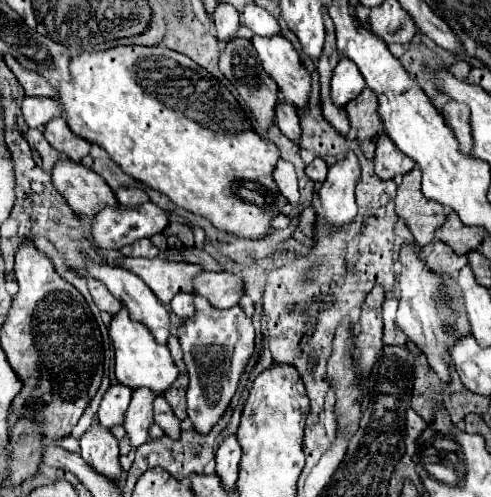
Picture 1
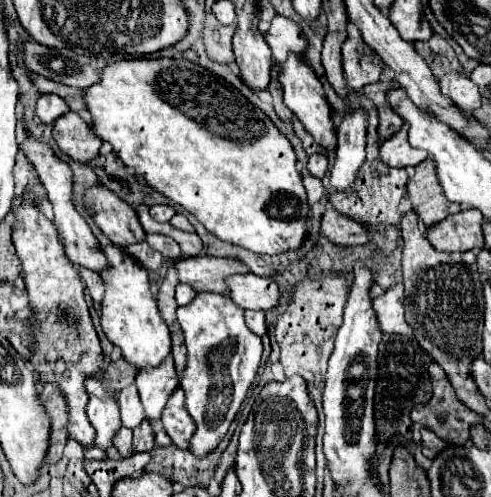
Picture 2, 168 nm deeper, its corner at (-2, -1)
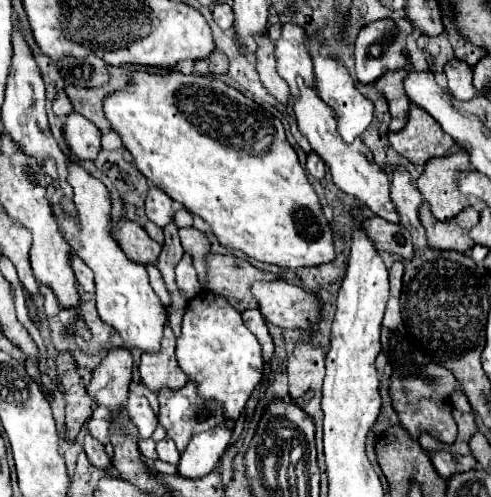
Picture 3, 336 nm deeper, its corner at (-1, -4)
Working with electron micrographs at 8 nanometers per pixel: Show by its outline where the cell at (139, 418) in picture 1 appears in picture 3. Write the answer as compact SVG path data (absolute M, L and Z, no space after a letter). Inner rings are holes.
M167 322L159 352L143 352L139 374L141 374L141 382L149 390L161 390L161 388L179 390L189 382L187 380L189 376L179 368L175 360L175 340L177 338Z

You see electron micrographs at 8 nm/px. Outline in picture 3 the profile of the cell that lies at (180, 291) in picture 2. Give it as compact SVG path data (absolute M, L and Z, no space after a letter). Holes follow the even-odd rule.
M187 252L179 260L179 264L175 268L175 276L177 276L179 290L183 290L187 298L193 298L193 296L197 296L201 292L199 282L197 282L197 272L193 268L193 260L191 260L191 256Z

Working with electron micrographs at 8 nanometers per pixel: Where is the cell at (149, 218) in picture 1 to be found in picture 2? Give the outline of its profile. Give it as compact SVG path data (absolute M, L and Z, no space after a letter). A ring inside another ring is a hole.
M152 205L150 215L152 215L152 219L164 223L164 221L170 221L176 215L176 211L170 205Z

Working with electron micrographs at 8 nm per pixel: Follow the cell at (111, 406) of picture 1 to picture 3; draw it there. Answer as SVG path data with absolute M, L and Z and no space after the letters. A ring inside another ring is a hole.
M131 394L127 400L127 412L129 412L131 420L135 422L135 426L139 428L141 438L151 438L153 430L157 428L157 416L151 410L147 398Z

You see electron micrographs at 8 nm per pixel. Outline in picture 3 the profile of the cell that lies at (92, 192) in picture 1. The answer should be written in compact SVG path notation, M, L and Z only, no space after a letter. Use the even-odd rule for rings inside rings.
M121 220L115 228L115 238L119 240L123 252L137 264L155 264L161 254L161 244L151 240L149 234L131 220Z

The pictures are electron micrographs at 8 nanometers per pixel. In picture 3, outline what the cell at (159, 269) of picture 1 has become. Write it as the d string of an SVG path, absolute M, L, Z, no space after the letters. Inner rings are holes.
M209 254L207 266L207 290L225 296L229 304L239 312L247 308L259 308L259 302L251 294L251 286L255 282L279 280L275 274L257 270L247 260L231 254Z

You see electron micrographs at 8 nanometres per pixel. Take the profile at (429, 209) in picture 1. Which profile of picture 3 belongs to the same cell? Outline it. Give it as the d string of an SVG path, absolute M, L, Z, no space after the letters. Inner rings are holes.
M465 150L433 158L425 164L425 172L417 180L417 188L423 194L423 200L429 202L431 212L437 216L437 220L451 220L465 206L471 206L473 200L461 194L457 184L457 176L467 170L473 170L473 166Z

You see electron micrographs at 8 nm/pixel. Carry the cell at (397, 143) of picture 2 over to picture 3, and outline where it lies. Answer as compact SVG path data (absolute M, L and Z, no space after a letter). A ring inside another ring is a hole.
M411 104L407 126L399 132L389 132L389 142L399 154L407 156L407 160L417 166L447 154L455 146L455 140L443 132L439 122L417 104Z

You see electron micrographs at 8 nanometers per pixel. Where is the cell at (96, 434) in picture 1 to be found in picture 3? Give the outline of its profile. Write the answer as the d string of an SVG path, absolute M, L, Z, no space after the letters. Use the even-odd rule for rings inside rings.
M109 348L107 356L91 372L87 392L109 412L125 406L133 376L133 356L127 348Z

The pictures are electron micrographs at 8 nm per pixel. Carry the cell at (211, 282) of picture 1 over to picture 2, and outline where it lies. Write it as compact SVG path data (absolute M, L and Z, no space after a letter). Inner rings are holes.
M252 273L230 275L230 277L226 277L226 285L230 289L228 297L242 309L268 311L268 309L276 307L278 299L280 299L278 285L272 279L258 277Z

